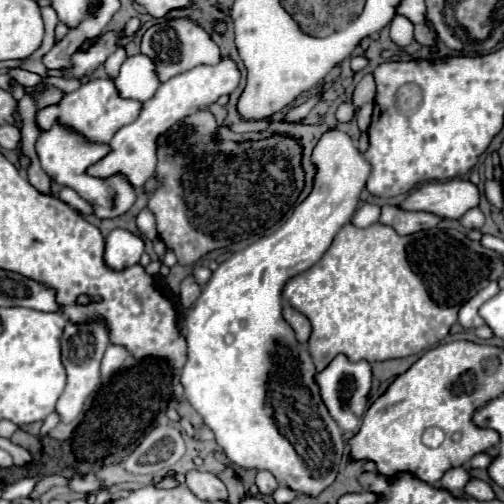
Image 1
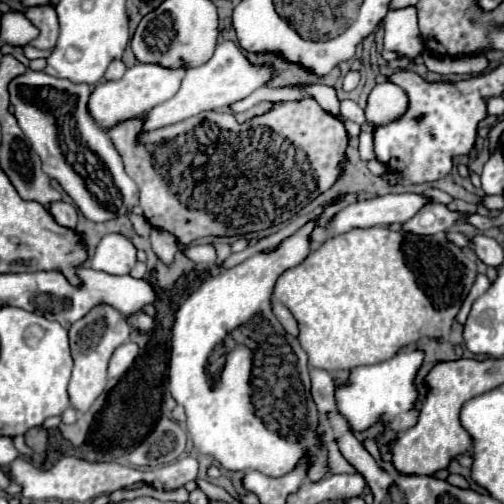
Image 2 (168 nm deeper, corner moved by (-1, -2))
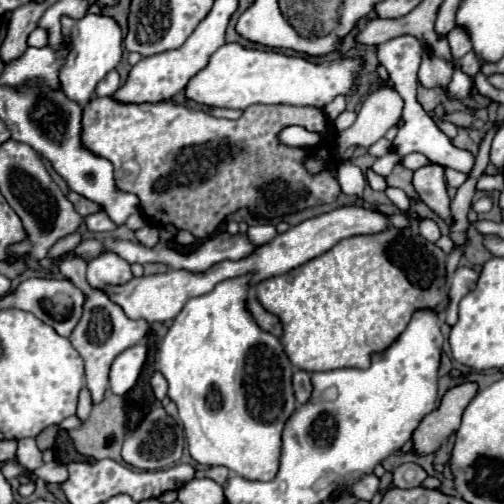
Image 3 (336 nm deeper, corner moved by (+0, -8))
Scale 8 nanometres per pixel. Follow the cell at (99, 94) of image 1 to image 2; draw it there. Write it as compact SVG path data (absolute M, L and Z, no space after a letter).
M135 64L133 68L129 68L125 72L123 78L97 84L95 90L89 94L87 110L89 110L91 118L103 130L111 130L121 122L127 122L133 118L143 118L151 108L169 100L179 90L179 82L181 82L183 74L185 74L185 70L163 70L161 66Z

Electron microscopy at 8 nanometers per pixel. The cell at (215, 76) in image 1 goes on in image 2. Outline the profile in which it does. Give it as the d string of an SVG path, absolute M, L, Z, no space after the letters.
M221 42L213 54L213 58L197 68L191 68L185 72L183 82L177 90L177 94L173 98L169 98L167 102L155 106L145 118L143 118L143 126L141 126L141 134L147 134L149 130L157 130L169 124L175 124L179 120L191 118L199 112L205 110L219 110L229 106L235 100L241 100L245 96L249 96L253 90L261 88L267 80L271 80L271 70L269 68L259 68L253 66L243 52L233 44L233 42Z

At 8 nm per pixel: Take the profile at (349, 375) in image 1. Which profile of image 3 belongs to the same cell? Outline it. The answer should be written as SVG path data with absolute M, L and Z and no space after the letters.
M402 464L398 470L394 470L394 484L398 488L414 488L420 486L426 476L428 474L418 464Z

